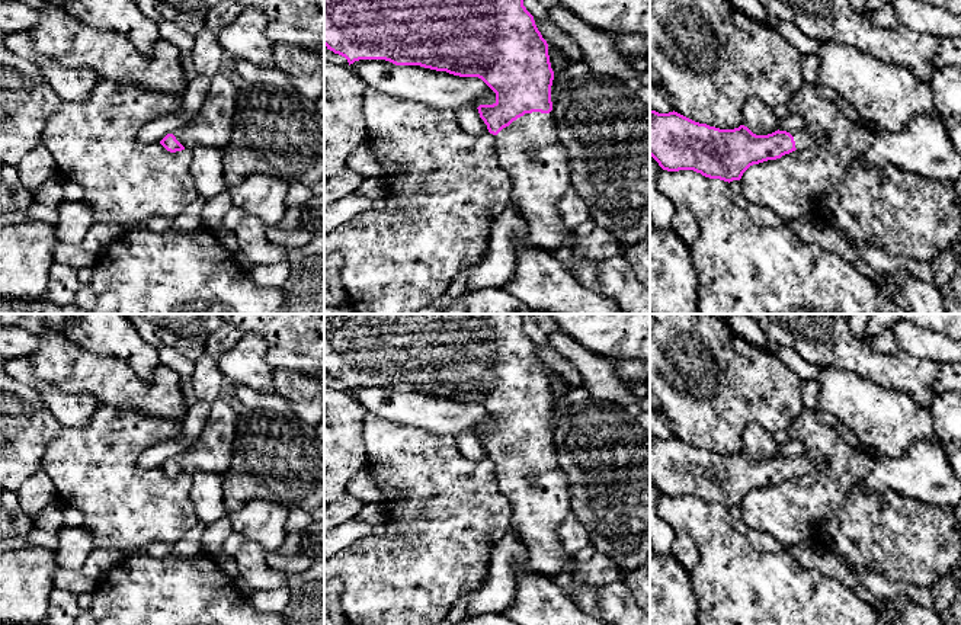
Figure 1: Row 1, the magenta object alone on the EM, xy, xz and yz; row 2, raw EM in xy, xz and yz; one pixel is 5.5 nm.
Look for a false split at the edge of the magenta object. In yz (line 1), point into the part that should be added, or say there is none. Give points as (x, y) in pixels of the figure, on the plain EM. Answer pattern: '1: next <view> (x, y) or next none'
1: next yz (803, 464)

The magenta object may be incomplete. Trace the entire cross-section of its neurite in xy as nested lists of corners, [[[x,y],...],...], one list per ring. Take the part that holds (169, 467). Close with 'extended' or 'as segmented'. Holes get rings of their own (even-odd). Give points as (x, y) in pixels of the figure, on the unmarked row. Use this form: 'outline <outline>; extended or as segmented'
outline [[[215,398],[201,435],[160,469],[170,478],[199,471],[227,472],[231,468],[237,420],[234,410],[224,400]]]; extended

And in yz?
outline [[[650,435],[650,481],[663,496],[693,496],[709,504],[740,506],[753,490],[811,474],[823,461],[805,453],[756,461],[747,452],[720,455],[695,448],[677,438]]]; extended

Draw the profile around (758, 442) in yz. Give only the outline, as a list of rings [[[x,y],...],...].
[[[749,423],[741,435],[743,451],[756,461],[768,461],[779,455],[779,445],[763,426]]]

